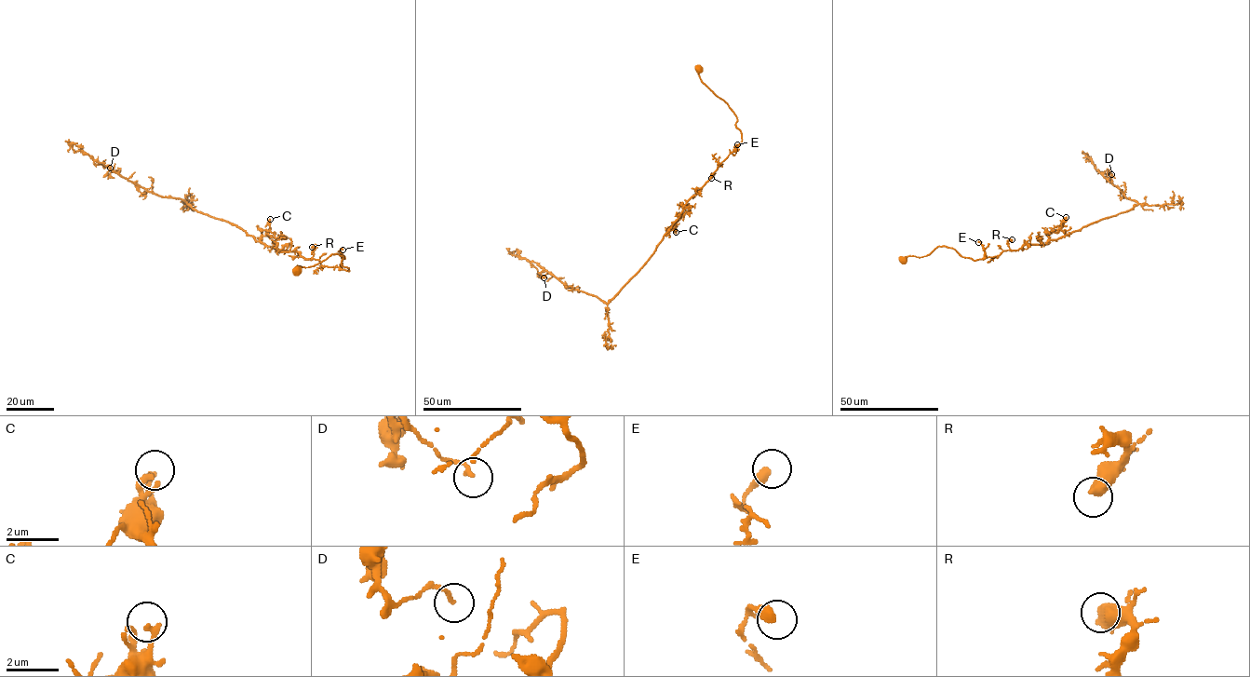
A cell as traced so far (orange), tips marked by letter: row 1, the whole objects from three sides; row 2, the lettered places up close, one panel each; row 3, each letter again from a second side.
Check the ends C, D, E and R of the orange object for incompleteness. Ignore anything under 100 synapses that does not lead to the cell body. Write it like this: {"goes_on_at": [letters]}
{"goes_on_at": []}

